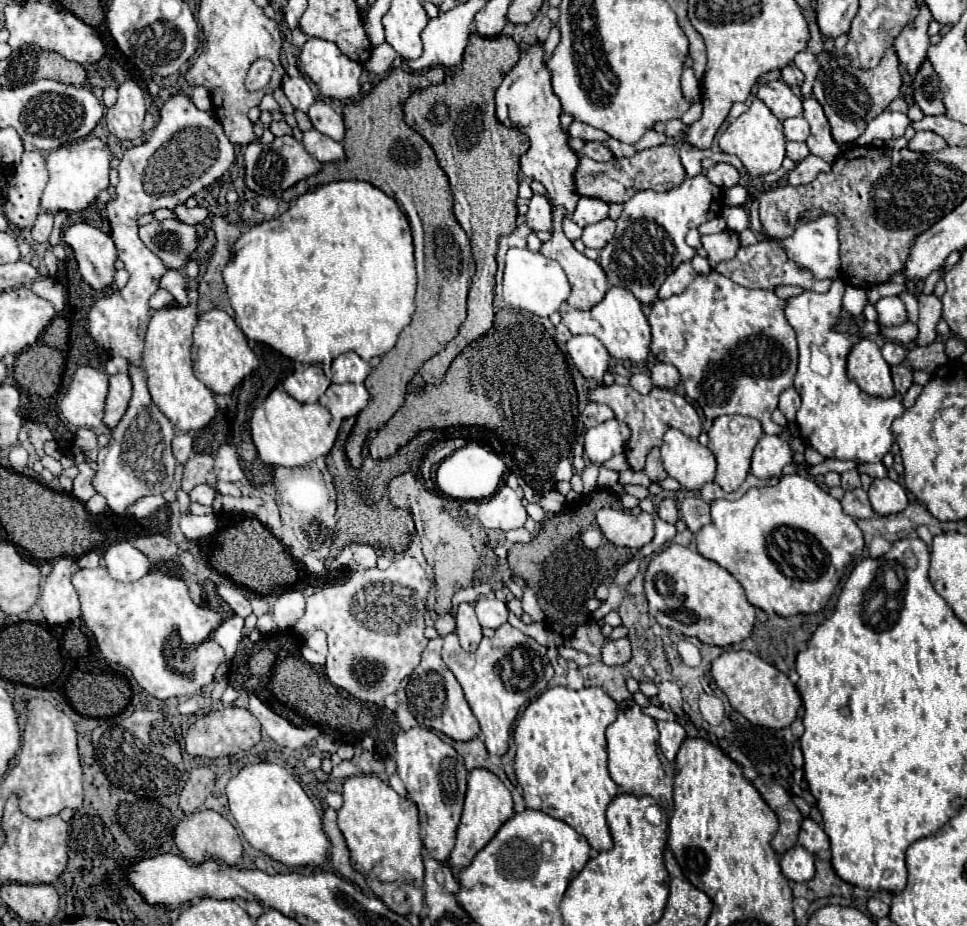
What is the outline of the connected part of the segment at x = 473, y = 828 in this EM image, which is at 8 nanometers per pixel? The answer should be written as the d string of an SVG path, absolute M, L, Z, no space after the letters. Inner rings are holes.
M471 770L469 788L465 794L463 816L457 828L457 842L449 856L449 866L459 872L471 864L475 854L497 834L497 830L513 816L513 798L503 782L489 770Z

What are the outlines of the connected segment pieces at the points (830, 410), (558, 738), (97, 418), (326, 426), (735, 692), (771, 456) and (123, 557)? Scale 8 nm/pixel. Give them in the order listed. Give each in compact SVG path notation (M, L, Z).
M833 278L831 288L825 294L807 290L787 300L785 316L793 326L799 342L799 370L795 376L795 390L801 396L801 408L797 410L797 424L801 436L807 438L807 444L825 458L881 462L895 442L891 422L903 416L905 408L899 394L891 398L877 398L863 392L853 380L847 378L845 358L849 348L859 342L859 336L833 330L841 312L843 294L845 282L841 278Z
M555 686L545 690L537 700L533 700L515 726L515 774L517 782L523 788L523 798L527 808L545 812L557 820L567 822L579 834L587 838L591 848L603 852L613 848L613 838L605 820L605 810L609 802L619 794L619 786L611 780L607 772L607 740L605 730L617 718L617 704L601 688L583 688L569 690Z
M81 366L77 368L67 394L61 400L63 416L81 428L99 428L103 424L103 406L107 396L107 374Z
M282 382L267 396L267 400L251 416L251 436L257 446L259 458L265 464L295 468L325 456L337 438L337 426L331 414L321 404L301 404L283 389Z
M741 650L741 652L723 652L719 658L713 660L711 674L719 690L729 698L733 710L743 714L751 724L765 726L765 728L785 728L797 718L799 708L803 706L801 696L793 682L779 672L775 666L767 664L759 656Z
M763 434L753 452L751 474L755 474L757 478L763 478L763 480L771 478L771 476L779 476L783 466L791 464L791 460L793 460L793 452L791 452L787 440L783 440L781 436Z
M129 540L111 544L105 550L105 564L109 574L119 582L135 582L151 570L151 560Z

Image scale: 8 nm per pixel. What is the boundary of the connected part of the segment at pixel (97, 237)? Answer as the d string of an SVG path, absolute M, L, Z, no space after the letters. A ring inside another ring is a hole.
M73 224L63 240L73 248L75 260L83 280L93 290L103 290L113 286L117 248L109 234L101 232L91 224Z

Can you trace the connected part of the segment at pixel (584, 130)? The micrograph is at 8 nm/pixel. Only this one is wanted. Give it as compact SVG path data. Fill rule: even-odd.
M571 122L569 136L571 138L581 138L581 140L599 140L599 142L609 138L605 132L601 132L597 128L591 128L589 124L583 124L583 122Z

